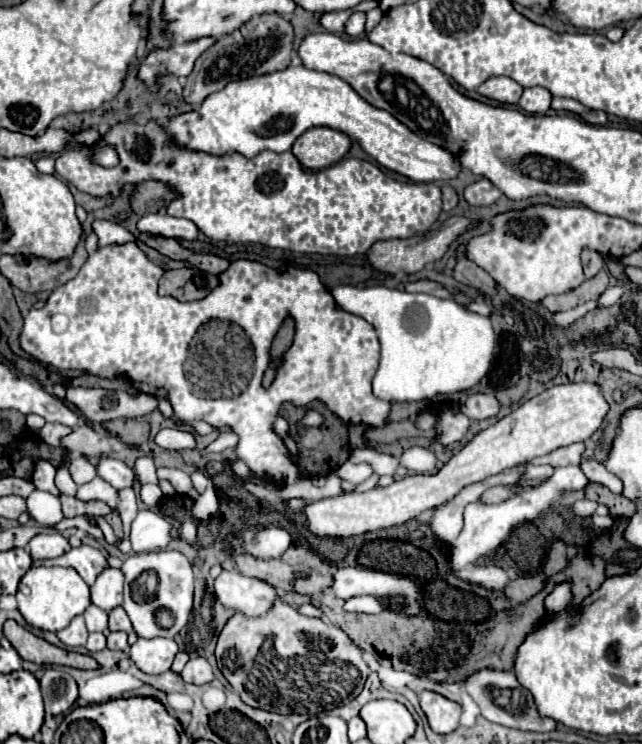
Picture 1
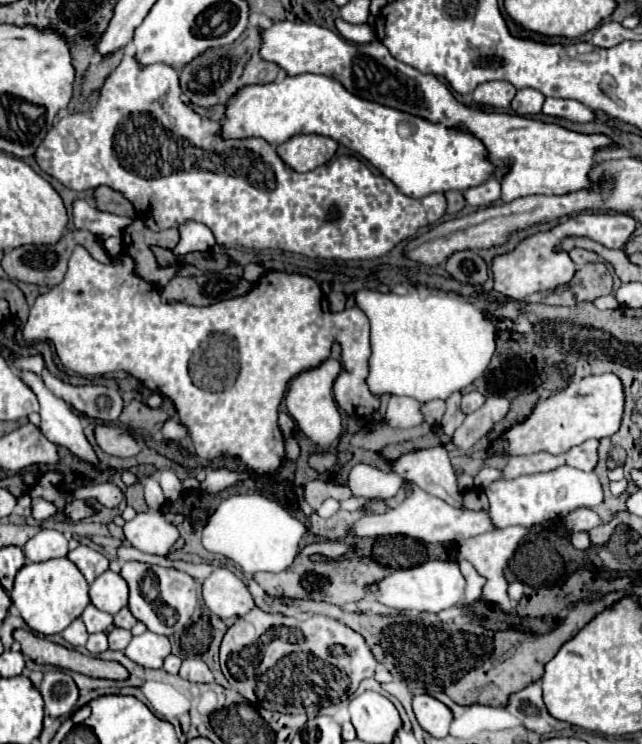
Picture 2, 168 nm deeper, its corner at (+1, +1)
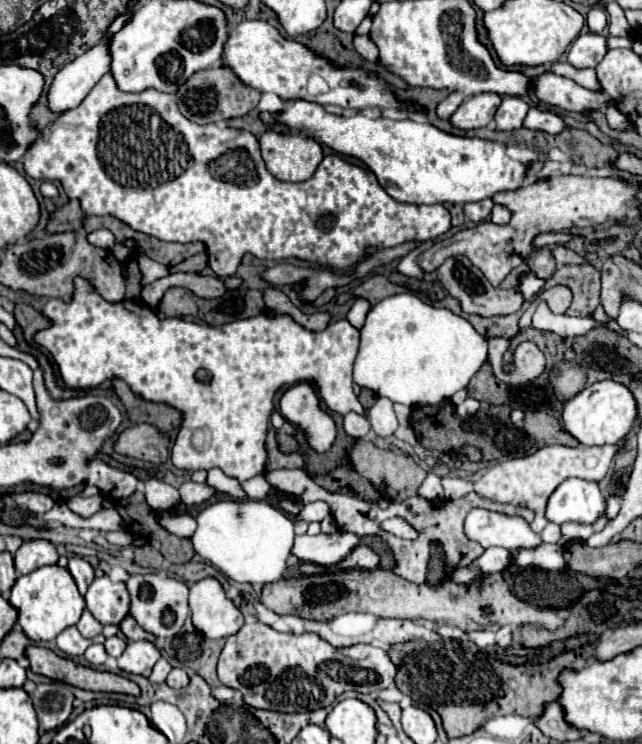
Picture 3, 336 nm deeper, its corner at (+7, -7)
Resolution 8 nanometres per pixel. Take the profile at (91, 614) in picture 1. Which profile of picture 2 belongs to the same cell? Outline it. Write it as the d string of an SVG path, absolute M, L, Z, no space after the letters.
M87 605L87 609L83 611L81 619L83 619L83 623L85 623L85 627L87 627L89 633L105 631L105 629L111 627L111 623L113 623L113 615L99 611L95 605Z

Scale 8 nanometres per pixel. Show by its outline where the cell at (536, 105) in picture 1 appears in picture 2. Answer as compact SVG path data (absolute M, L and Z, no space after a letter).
M521 89L517 91L515 99L511 101L511 109L519 115L537 115L541 113L545 95L537 89Z

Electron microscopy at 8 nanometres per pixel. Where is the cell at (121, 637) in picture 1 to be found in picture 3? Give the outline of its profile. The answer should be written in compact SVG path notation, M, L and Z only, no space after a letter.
M109 637L109 639L105 639L105 649L107 649L107 653L109 653L111 657L119 657L119 655L125 651L125 647L127 647L127 641L123 641L123 639L119 639L119 637Z

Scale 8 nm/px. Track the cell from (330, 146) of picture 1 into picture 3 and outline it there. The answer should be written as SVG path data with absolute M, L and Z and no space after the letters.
M265 131L259 145L267 171L279 181L307 181L323 159L321 145L303 133Z

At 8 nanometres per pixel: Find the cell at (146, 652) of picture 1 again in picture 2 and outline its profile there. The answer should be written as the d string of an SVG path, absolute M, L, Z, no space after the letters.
M145 631L139 637L133 637L125 649L125 655L141 667L161 669L163 661L171 655L171 641L165 635Z

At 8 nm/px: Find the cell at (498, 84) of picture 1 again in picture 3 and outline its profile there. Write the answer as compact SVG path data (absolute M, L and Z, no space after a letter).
M497 93L473 95L459 105L459 109L451 115L449 123L457 129L485 127L493 121L493 113L497 111L499 103L501 103L501 97Z

